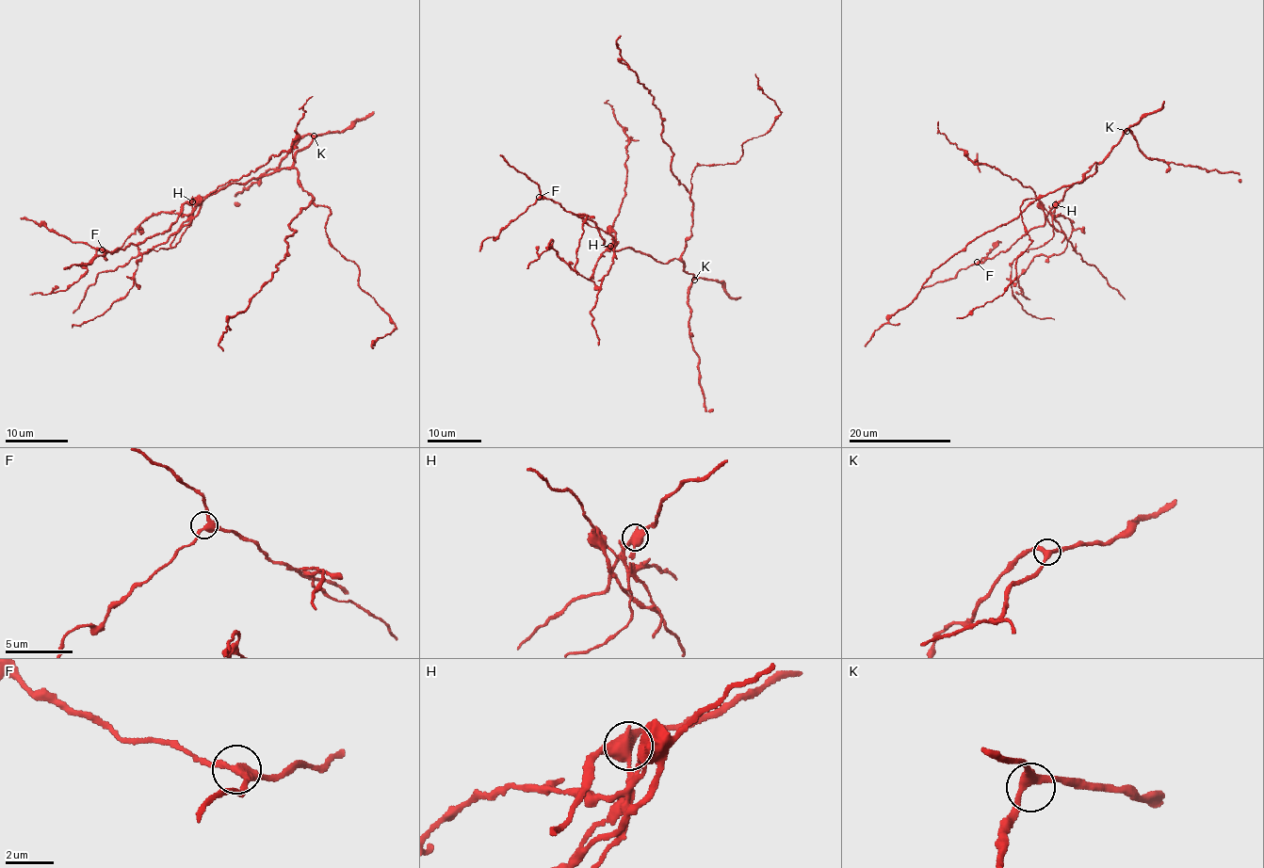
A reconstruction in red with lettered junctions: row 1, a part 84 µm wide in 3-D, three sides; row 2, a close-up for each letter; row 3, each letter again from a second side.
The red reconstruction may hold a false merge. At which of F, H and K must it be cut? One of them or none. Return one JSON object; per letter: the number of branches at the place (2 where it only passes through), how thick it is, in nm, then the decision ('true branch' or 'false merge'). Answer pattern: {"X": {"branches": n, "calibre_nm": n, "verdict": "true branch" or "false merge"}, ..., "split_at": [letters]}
{"F": {"branches": 3, "calibre_nm": 300, "verdict": "true branch"}, "H": {"branches": 3, "calibre_nm": 440, "verdict": "false merge"}, "K": {"branches": 3, "calibre_nm": 320, "verdict": "true branch"}, "split_at": ["H"]}

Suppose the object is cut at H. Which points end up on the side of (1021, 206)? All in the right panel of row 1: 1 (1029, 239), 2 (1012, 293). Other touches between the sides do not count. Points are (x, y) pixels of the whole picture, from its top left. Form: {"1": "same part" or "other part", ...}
{"1": "same part", "2": "other part"}

